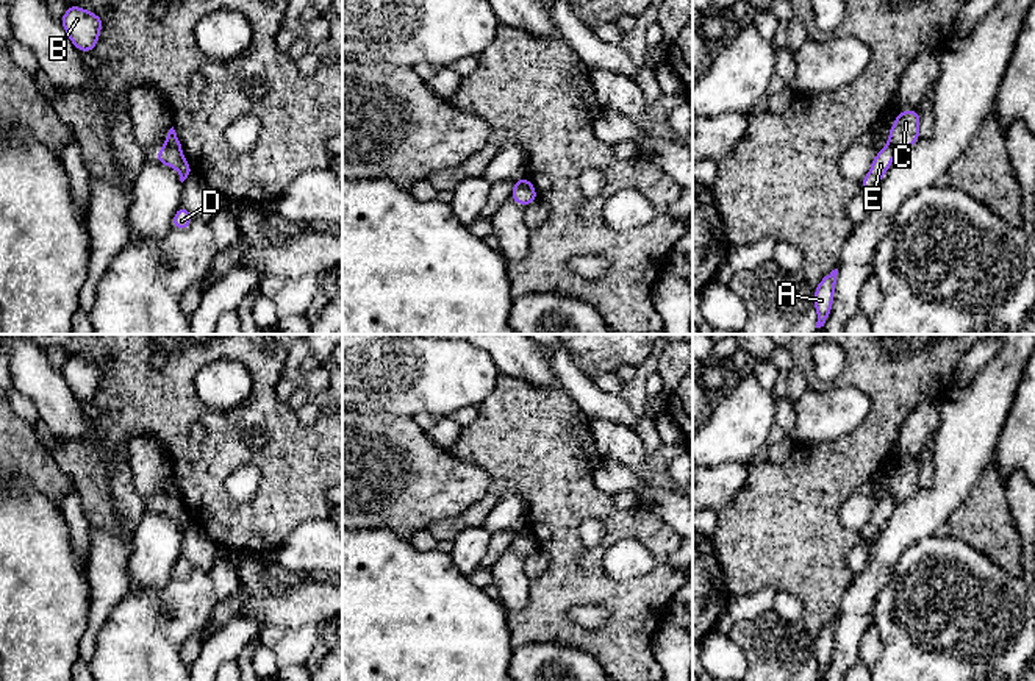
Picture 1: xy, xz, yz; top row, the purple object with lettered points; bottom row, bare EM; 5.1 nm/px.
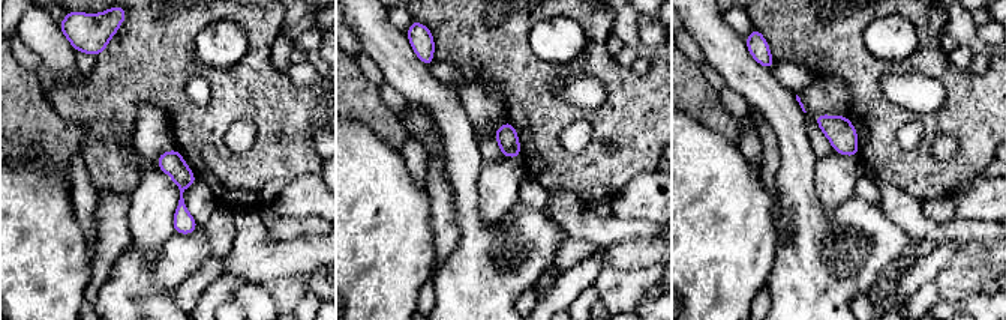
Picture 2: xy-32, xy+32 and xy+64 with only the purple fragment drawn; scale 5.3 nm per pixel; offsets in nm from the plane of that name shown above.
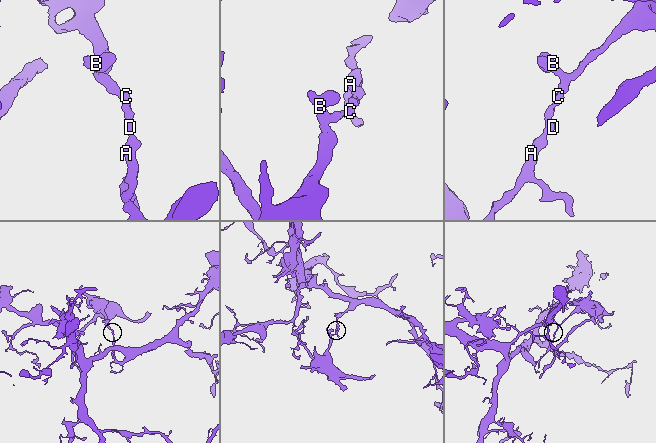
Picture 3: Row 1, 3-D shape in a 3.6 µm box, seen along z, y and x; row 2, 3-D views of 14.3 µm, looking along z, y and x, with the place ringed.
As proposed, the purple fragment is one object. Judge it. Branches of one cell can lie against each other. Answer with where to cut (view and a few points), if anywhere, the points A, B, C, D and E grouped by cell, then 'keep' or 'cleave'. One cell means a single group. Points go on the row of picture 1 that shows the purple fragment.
xy (164, 142), (180, 150) | A D E / B C | cleave

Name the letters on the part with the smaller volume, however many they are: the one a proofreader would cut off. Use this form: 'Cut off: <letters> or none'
Cut off: B, C

